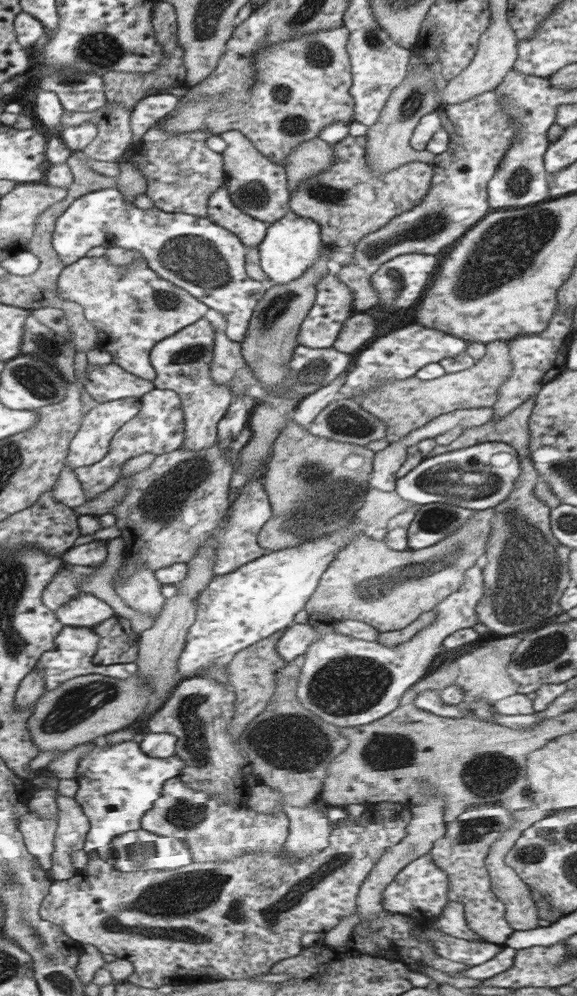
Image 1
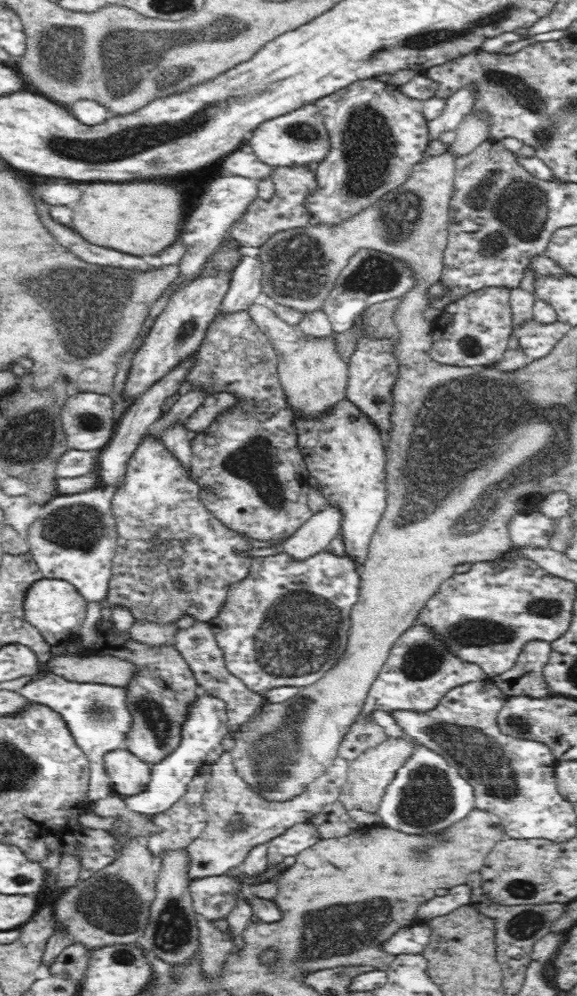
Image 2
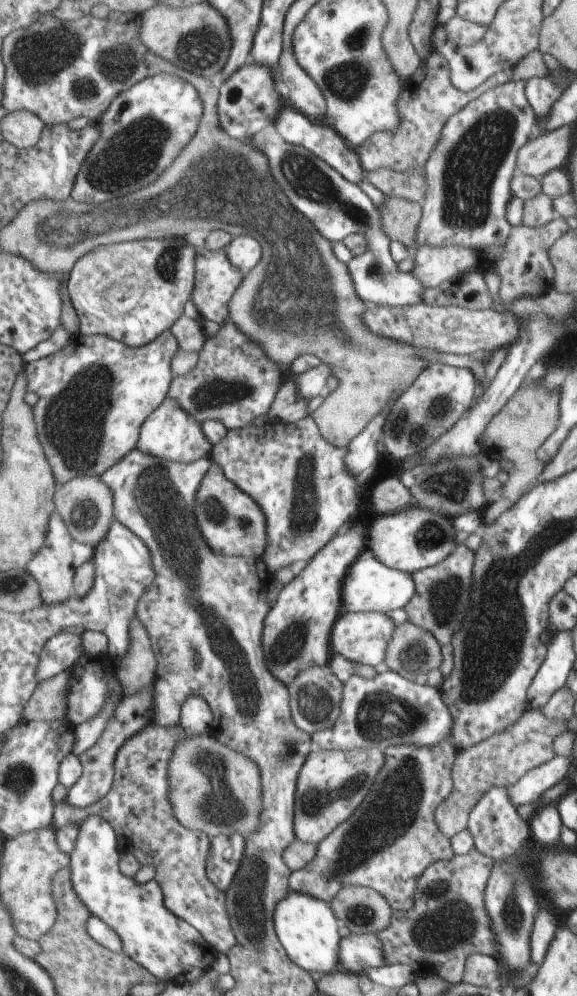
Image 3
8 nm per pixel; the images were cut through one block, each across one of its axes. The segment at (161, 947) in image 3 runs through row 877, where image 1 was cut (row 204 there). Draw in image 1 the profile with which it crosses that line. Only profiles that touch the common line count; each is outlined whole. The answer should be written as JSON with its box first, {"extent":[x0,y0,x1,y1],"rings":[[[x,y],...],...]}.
{"extent":[53,186,269,344],"rings":[[[117,186],[79,198],[59,218],[53,242],[55,242],[55,250],[59,252],[65,266],[79,264],[97,246],[121,246],[121,248],[139,250],[141,256],[147,258],[149,266],[155,272],[159,272],[165,280],[171,280],[173,284],[189,290],[195,298],[205,302],[211,310],[221,312],[227,320],[227,336],[237,344],[247,338],[251,320],[255,316],[255,308],[259,306],[259,302],[265,298],[265,294],[269,290],[269,284],[263,284],[249,276],[247,254],[251,248],[235,232],[231,232],[229,228],[223,228],[221,224],[215,224],[211,218],[199,218],[199,216],[191,216],[191,214],[183,214],[183,212],[163,212],[159,208],[157,210],[135,208],[123,200],[123,194]]]}

